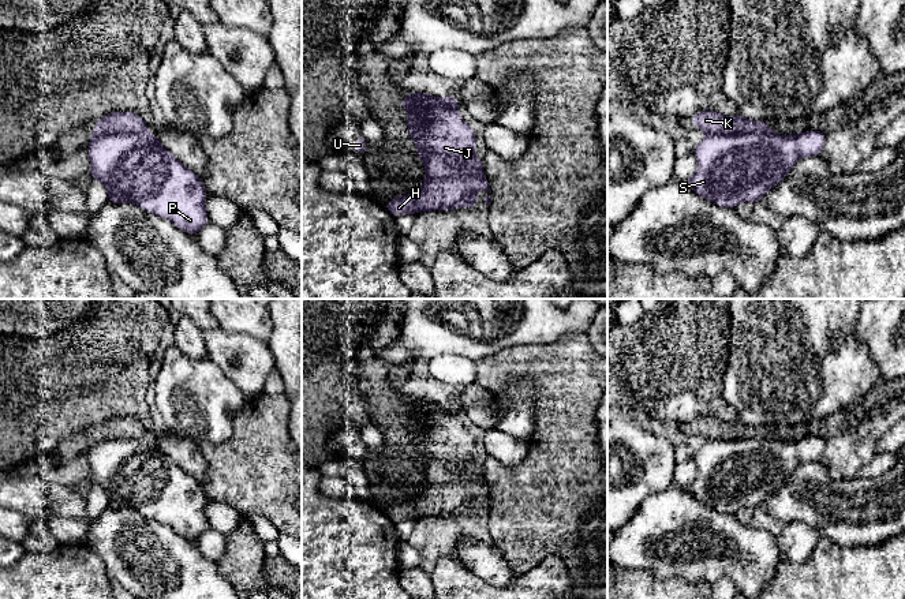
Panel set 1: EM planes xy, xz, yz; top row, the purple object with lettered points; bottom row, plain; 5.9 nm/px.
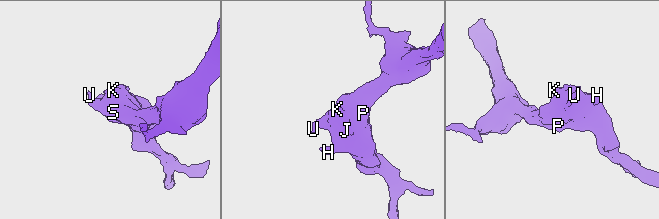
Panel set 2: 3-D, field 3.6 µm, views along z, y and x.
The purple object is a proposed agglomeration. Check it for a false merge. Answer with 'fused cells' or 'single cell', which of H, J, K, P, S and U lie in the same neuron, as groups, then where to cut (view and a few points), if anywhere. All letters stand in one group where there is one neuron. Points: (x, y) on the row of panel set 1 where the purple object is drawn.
fused cells; H J P S U / K; cut in yz along (767, 127), (759, 131), (707, 134)

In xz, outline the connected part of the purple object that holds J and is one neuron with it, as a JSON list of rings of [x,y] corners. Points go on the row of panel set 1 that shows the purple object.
[[[422,93],[419,102],[425,113],[422,116],[408,116],[408,124],[411,127],[410,139],[416,143],[415,154],[425,164],[425,183],[416,194],[400,194],[397,199],[384,203],[384,207],[394,217],[420,211],[476,207],[475,198],[479,196],[476,191],[483,188],[490,194],[490,186],[483,172],[483,160],[475,156],[476,134],[457,111],[461,101],[453,94],[438,98]]]

